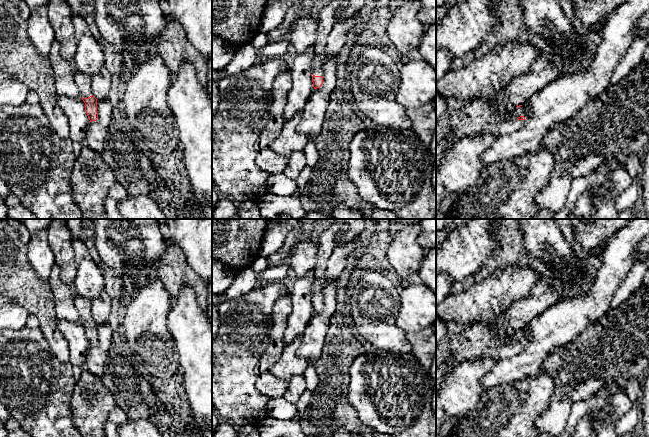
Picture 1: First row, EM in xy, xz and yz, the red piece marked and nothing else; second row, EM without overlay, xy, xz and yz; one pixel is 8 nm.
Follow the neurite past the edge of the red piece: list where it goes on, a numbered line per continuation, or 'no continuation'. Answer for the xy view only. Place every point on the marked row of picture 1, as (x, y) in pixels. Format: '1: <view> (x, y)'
1: xy (84, 83)

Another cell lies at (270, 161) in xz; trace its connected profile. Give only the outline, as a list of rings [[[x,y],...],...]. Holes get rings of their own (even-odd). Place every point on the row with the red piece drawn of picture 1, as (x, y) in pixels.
[[[289,70],[280,73],[274,79],[270,117],[255,144],[256,163],[270,174],[283,173],[289,161],[288,157],[276,153],[272,149],[272,144],[283,129],[285,123],[283,110],[287,101],[287,94],[291,87],[292,81]]]

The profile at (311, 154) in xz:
[[[312,140],[304,147],[303,153],[308,166],[314,167],[318,163],[319,152]]]

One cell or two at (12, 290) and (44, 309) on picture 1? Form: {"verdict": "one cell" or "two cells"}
{"verdict": "one cell"}

